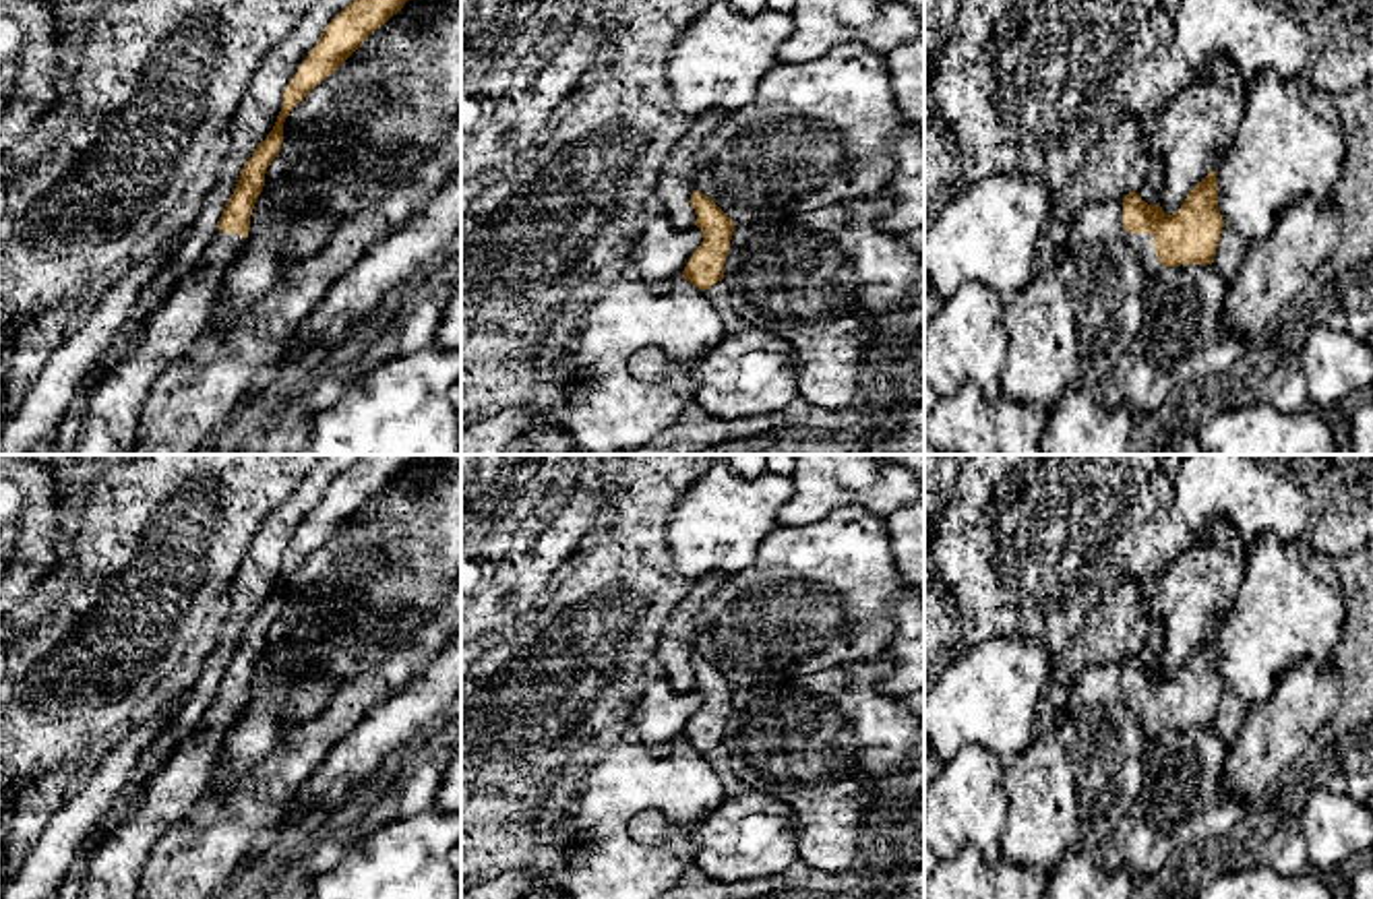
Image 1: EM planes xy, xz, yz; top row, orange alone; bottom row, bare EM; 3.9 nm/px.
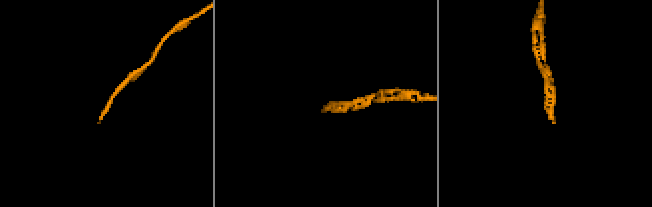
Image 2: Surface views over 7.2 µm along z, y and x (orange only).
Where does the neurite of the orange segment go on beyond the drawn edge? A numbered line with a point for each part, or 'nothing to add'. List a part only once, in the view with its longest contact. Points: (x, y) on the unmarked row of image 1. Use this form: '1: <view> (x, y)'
1: yz (1138, 705)

